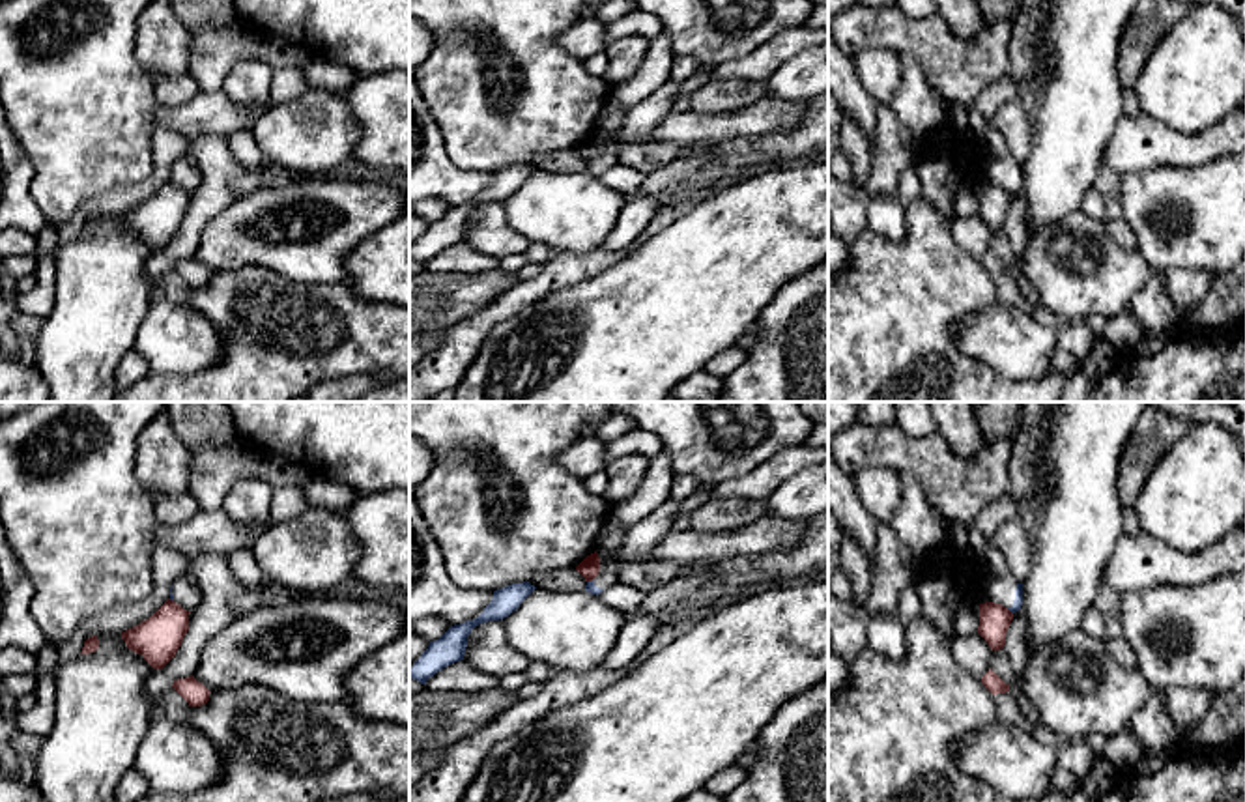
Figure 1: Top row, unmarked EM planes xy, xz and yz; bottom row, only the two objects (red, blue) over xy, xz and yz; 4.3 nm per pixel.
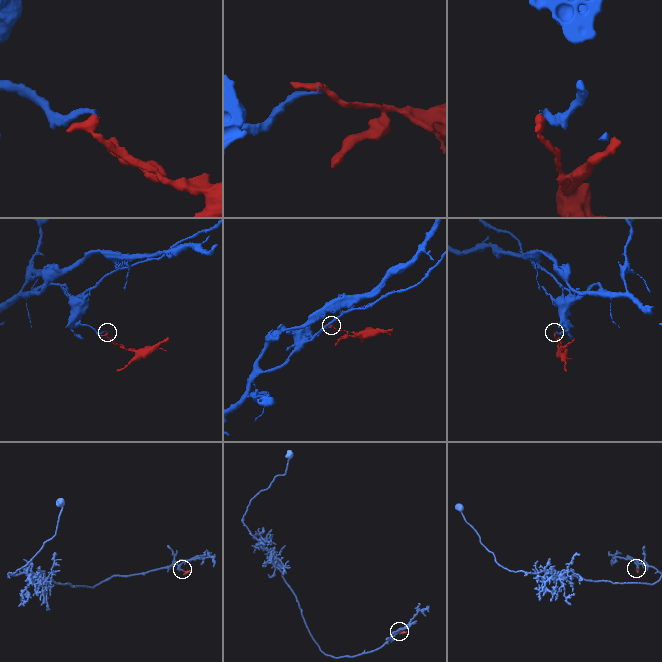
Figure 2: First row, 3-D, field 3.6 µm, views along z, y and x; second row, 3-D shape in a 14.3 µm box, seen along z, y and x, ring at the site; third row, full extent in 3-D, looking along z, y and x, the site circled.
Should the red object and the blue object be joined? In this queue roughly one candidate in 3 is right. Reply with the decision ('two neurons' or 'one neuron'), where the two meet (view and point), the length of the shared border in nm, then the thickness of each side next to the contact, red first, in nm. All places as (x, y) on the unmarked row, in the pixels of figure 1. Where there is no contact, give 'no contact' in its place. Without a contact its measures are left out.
two neurons | yz (1010, 193) | 40 nm | 140/50 nm

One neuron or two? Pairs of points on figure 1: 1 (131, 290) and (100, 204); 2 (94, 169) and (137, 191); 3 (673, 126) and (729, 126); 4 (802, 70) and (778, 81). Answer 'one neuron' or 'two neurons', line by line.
1: two neurons
2: two neurons
3: one neuron
4: one neuron

